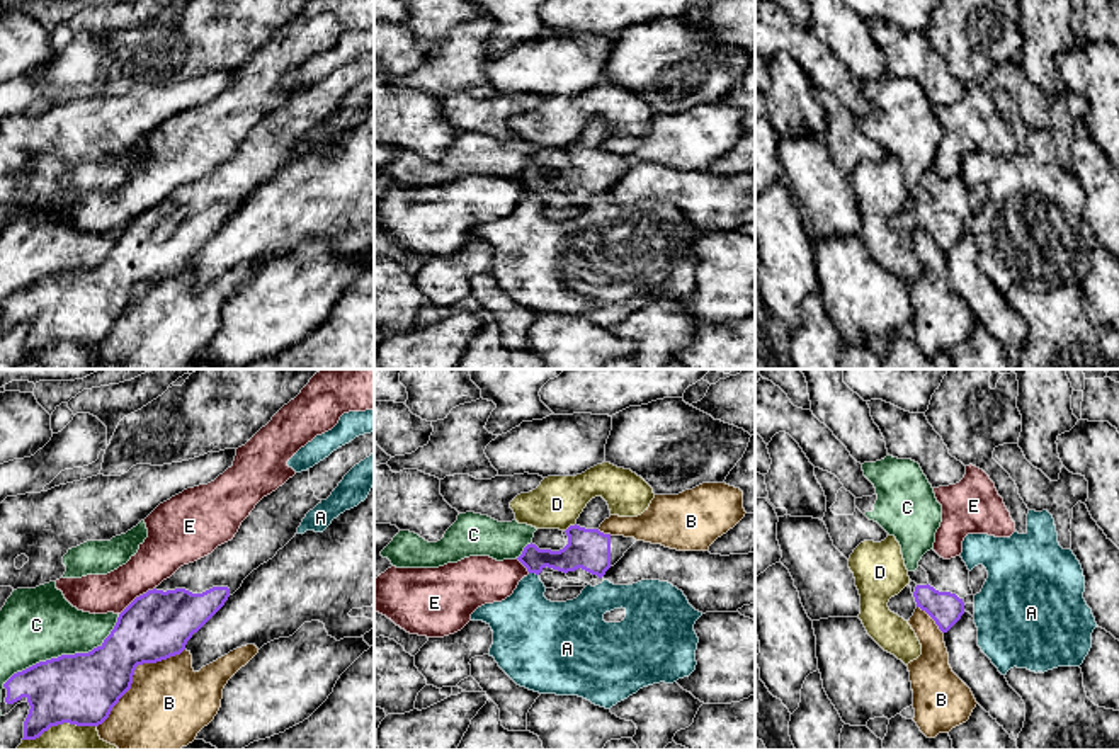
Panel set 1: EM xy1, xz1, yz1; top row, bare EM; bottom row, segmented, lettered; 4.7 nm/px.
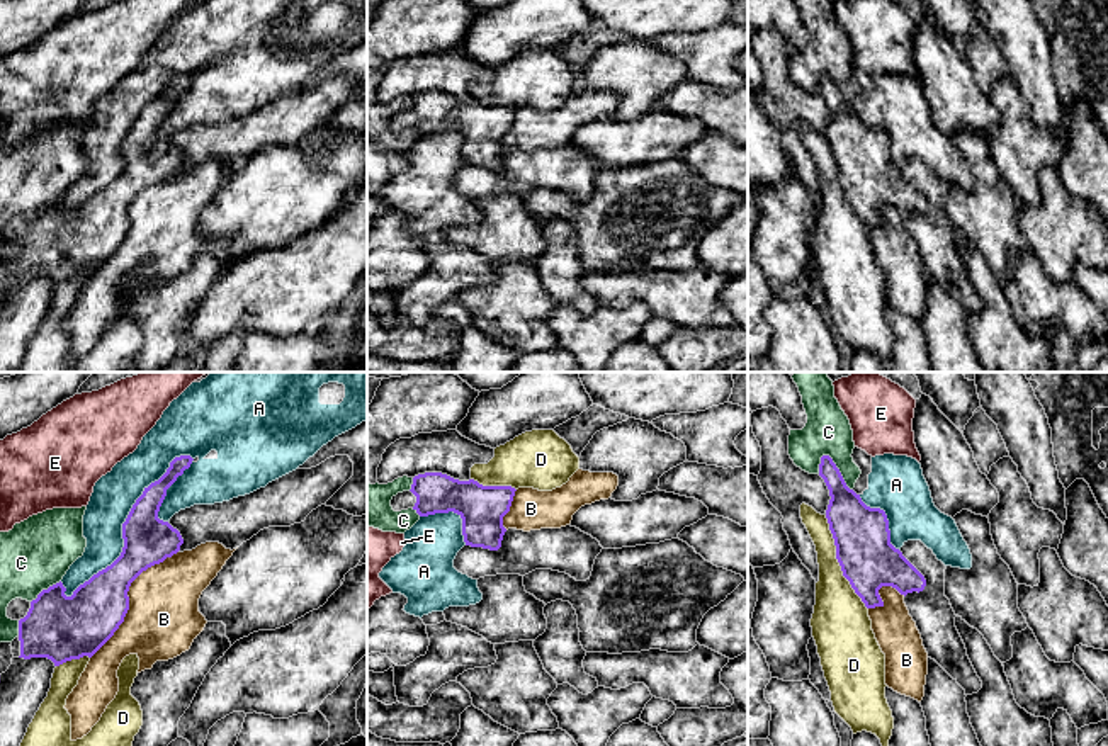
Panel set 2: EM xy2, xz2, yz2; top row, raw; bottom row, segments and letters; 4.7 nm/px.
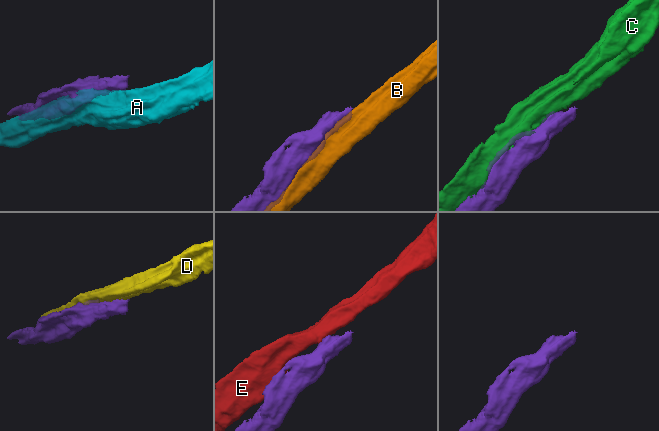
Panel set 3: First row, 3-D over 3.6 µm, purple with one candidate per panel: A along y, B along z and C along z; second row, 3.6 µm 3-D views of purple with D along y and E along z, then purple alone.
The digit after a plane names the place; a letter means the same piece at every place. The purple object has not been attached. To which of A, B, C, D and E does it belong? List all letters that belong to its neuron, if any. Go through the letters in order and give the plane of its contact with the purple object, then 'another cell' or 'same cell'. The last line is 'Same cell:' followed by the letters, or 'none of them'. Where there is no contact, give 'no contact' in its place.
A: xy2 | another cell
B: xy2 | another cell
C: xy1 | another cell
D: yz2 | another cell
E: xy1 | another cell
Same cell: none of them

